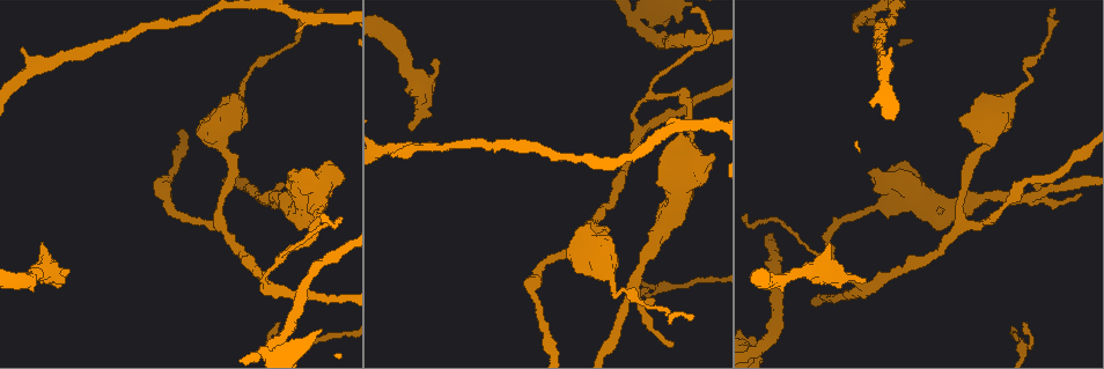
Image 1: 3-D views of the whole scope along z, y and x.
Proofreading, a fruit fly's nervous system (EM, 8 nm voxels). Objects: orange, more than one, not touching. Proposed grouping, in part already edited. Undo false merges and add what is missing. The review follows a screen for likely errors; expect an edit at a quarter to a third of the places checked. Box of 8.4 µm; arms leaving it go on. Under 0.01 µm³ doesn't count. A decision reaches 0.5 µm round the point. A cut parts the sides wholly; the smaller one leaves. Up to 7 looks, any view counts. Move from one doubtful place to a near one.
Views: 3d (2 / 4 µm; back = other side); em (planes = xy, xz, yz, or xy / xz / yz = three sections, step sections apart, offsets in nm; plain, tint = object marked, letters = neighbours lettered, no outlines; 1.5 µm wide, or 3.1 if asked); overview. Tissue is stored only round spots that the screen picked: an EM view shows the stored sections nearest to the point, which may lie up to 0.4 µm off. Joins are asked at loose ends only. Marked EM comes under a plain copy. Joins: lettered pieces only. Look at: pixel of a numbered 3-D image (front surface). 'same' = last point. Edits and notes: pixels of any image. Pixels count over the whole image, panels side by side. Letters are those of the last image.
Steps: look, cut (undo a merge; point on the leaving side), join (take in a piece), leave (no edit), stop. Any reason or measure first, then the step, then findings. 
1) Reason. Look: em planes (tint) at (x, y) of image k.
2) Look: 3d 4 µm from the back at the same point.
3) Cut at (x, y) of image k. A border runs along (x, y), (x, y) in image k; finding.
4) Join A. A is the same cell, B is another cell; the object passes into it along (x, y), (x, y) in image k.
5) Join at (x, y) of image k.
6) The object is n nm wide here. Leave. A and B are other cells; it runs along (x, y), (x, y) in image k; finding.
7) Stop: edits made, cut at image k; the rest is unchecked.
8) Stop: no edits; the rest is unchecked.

Sudden change in width. Look: 3d 4 µm at (636, 23) of image 1.

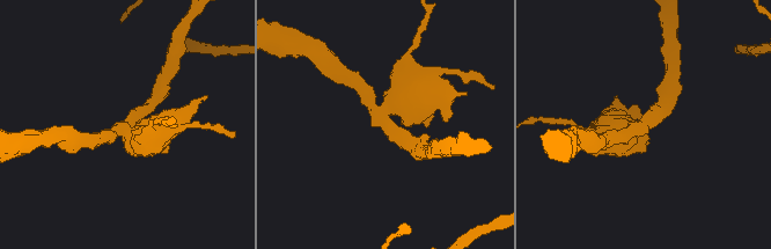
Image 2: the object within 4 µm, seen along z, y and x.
Look: em 3.1 µm planes (tint) at (384, 124) of image 2.

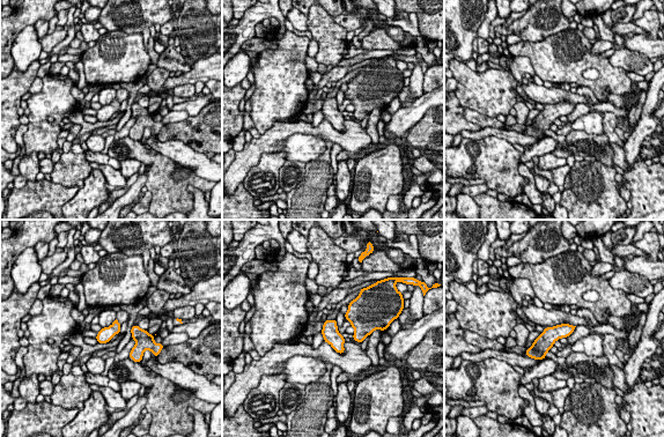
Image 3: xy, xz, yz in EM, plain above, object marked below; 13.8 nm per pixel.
Look: em 3.1 µm planes (letters) at the same point.

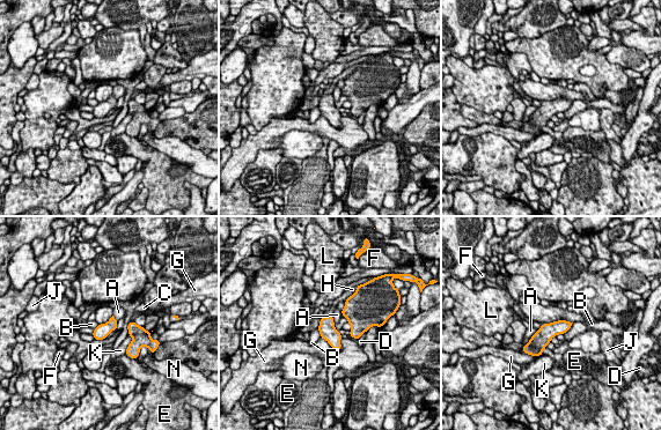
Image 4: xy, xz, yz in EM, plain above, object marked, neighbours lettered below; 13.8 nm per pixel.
The object is 200 nm wide here. Leave. A, B, C, D, E, F, G, H, J, K, L and N are other cells; a border runs along (572, 321), (553, 320), (542, 324) in image 4; one cell here.

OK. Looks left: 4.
Thick turns thin. Look: 3d 4 µm at (869, 288) of image 1.

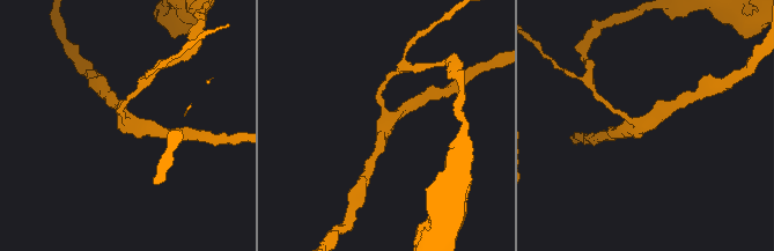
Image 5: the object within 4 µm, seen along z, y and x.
Now the EM. Look: em xy step 4 (tint) at (387, 119) of image 5.

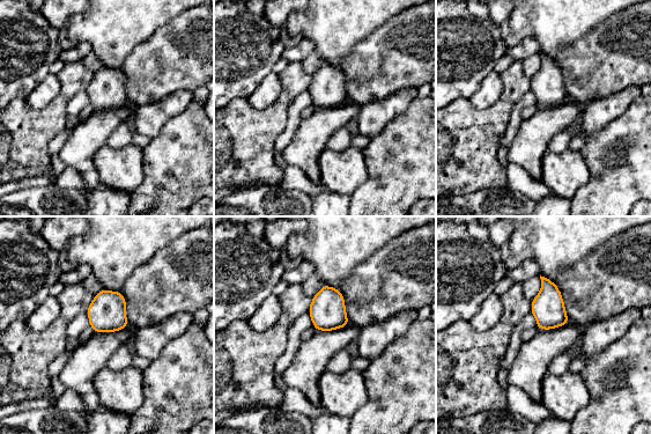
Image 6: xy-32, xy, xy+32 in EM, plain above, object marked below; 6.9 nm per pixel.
Look: em planes (letters) at the same point.

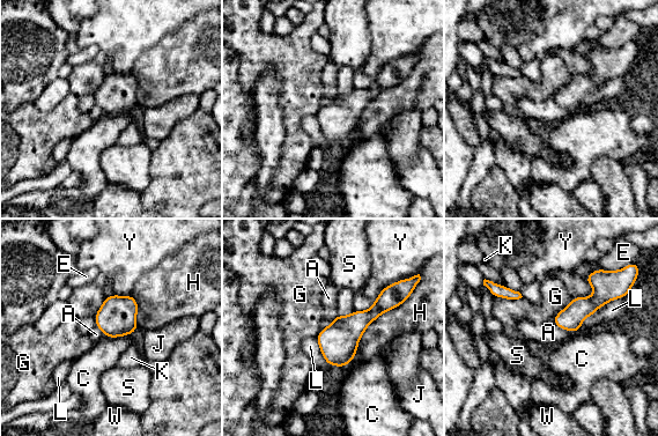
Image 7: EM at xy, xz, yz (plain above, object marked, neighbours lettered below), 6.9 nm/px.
Leave. A, C, E, G, H, J, K, L, S, W and Y are other cells; it runs along (401, 294), (368, 316), (328, 360) in image 7; one cell here.

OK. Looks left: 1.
Stop: no edits; the rest is unchecked.

